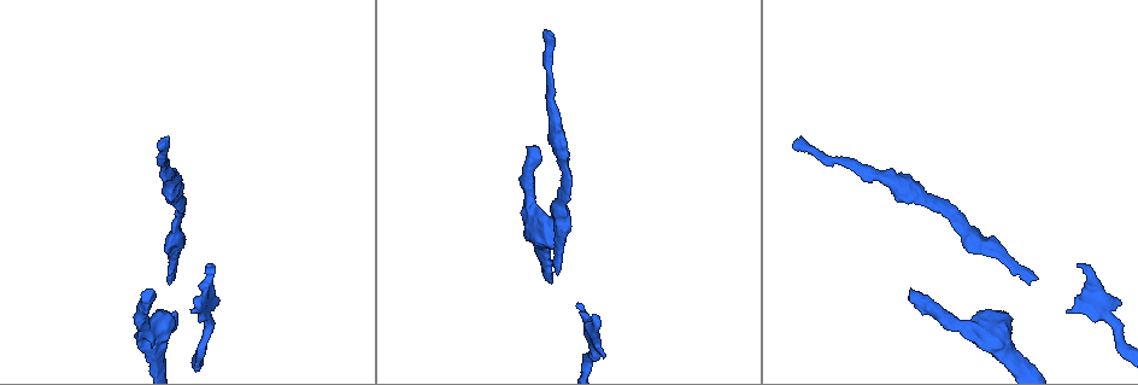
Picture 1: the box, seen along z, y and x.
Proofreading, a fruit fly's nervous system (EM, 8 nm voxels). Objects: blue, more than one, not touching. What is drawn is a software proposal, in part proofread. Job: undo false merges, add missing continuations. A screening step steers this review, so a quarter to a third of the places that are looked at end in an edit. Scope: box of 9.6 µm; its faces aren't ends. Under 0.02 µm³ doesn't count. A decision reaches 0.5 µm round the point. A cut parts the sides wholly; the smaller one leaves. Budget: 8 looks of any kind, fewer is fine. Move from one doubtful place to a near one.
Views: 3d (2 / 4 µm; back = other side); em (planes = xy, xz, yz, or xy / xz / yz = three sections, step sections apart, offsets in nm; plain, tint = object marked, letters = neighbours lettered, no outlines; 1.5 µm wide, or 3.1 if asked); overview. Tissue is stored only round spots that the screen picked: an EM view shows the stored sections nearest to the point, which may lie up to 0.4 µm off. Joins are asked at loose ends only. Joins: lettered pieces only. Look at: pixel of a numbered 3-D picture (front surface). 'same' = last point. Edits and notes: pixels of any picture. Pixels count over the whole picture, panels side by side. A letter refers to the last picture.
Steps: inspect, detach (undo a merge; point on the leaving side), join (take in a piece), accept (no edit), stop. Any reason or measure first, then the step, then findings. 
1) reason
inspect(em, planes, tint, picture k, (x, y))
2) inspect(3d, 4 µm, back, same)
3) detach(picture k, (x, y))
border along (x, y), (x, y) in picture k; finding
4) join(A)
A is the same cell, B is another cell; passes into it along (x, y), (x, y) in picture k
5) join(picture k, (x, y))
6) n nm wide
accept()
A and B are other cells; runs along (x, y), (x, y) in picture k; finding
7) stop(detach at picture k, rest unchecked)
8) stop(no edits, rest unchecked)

end of a long branch
inspect(em, xy, step 8, tint, picture 1, (799, 141))

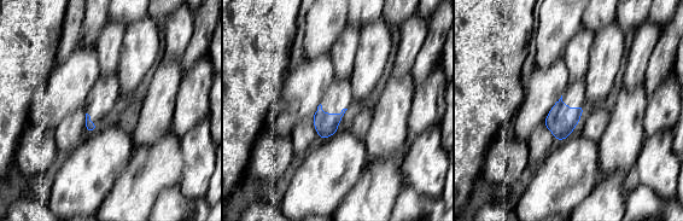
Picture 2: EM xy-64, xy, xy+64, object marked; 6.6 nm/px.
inspect(em, planes, letters, same)

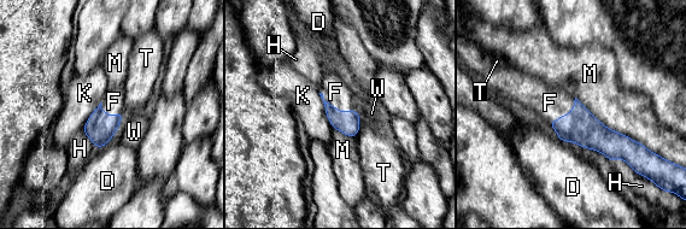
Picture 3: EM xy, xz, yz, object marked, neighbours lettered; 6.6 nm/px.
join(F)
F is the same cell, D, H, K, M, T and W are other cells; passes into it along (347, 123), (335, 107), (335, 92) in picture 3; it goes on there

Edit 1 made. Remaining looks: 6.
inspect(overview)

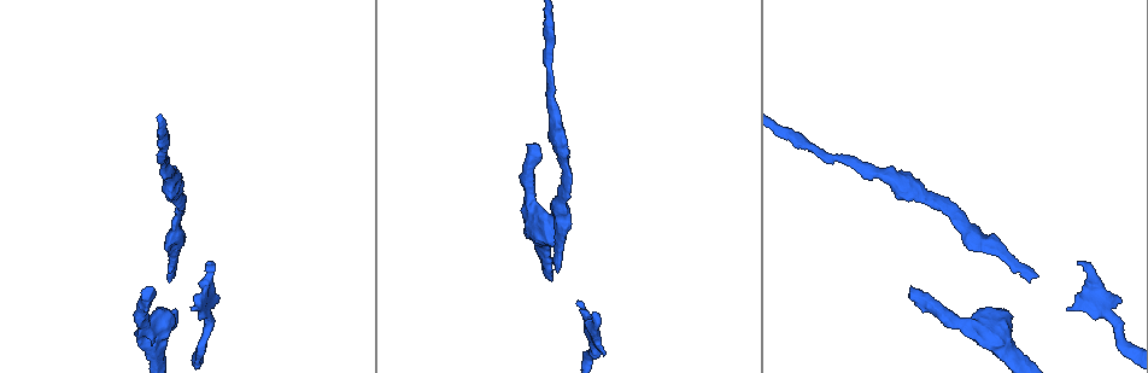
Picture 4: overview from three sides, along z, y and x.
an open end
inspect(em, yz, step 8, letters, picture 4, (537, 148))

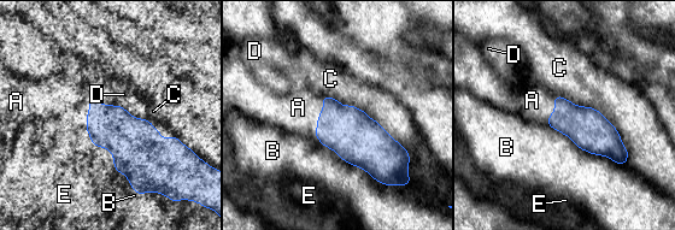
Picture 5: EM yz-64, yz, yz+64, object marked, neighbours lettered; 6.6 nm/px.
another direction
inspect(em, planes, letters, same)

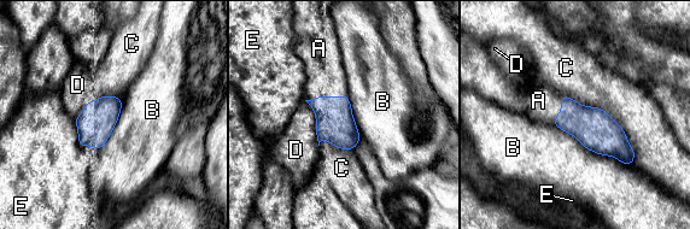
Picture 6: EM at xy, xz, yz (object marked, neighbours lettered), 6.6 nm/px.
join(A)
A is the same cell, B, C, D and E are other cells; the neuron continues

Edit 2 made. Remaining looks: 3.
stop(join at picture 3, join at picture 6, rest unchecked)

